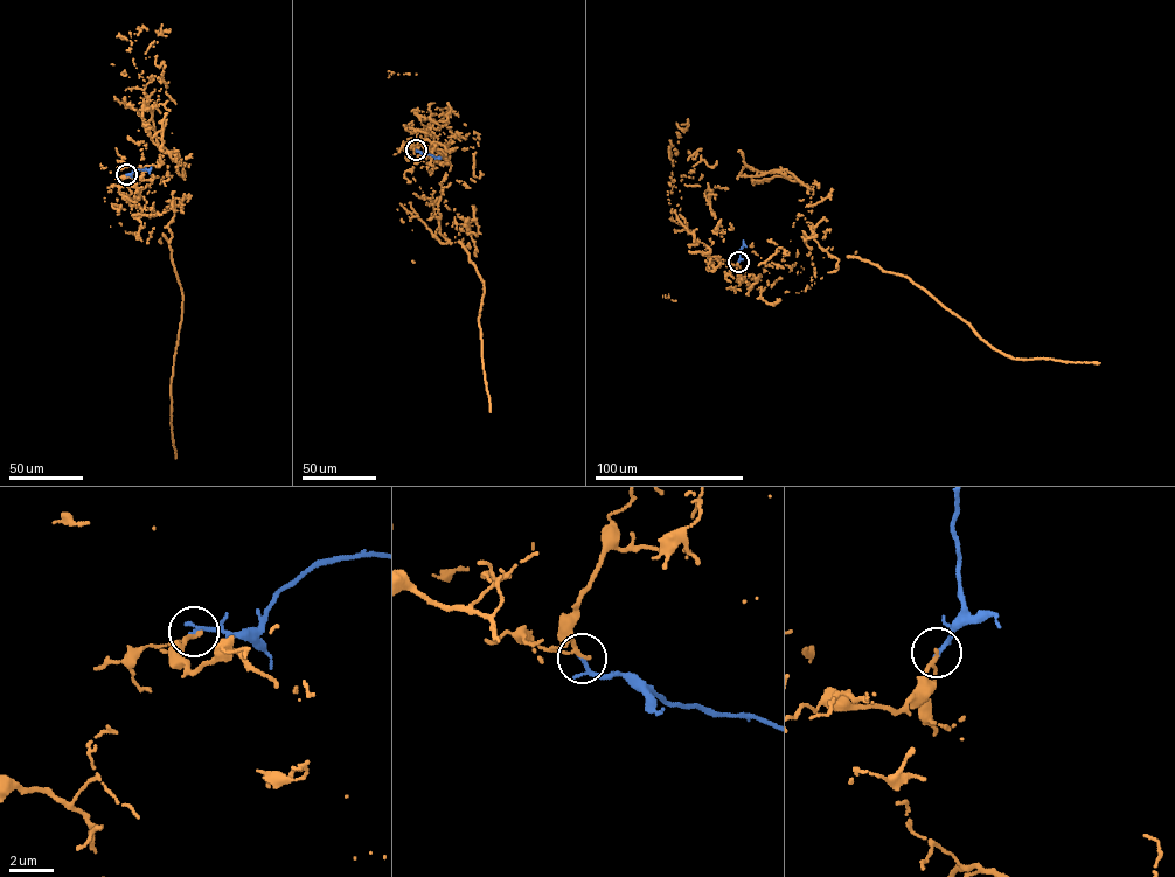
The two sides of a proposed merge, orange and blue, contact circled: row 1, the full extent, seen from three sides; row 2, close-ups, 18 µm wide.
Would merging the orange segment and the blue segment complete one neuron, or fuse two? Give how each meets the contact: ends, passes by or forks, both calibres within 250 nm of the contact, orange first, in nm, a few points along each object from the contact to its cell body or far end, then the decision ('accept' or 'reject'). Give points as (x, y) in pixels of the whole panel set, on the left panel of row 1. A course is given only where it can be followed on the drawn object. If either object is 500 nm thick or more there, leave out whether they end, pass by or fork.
orange passes by; blue passes by; calibres 140 and 150 nm; course orange (126, 174), (118, 186), (129, 201), (144, 197), (152, 213), (180, 207), (165, 236), (182, 298), (175, 458); course blue (126, 174), (151, 167); accept

